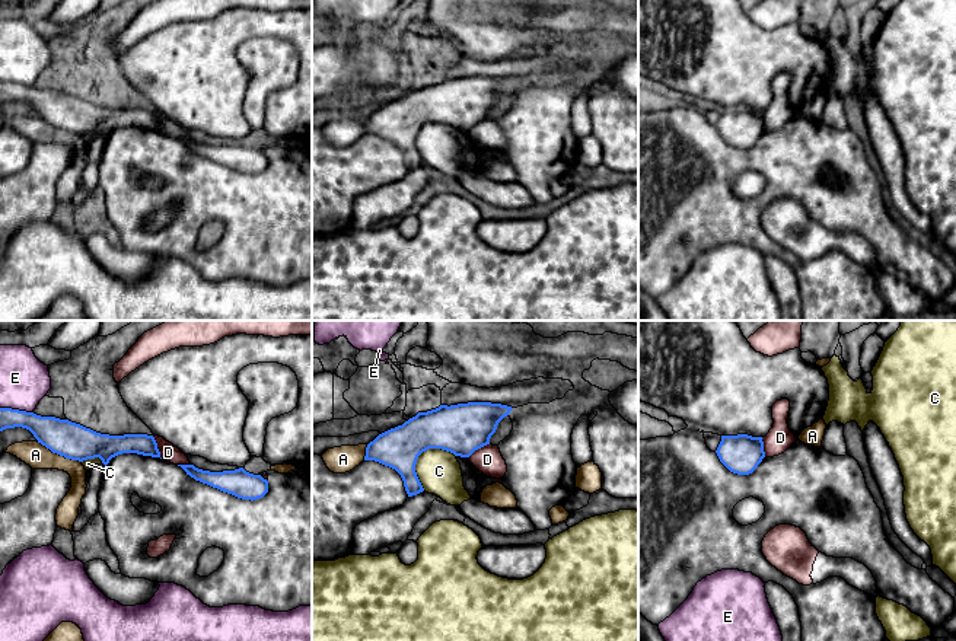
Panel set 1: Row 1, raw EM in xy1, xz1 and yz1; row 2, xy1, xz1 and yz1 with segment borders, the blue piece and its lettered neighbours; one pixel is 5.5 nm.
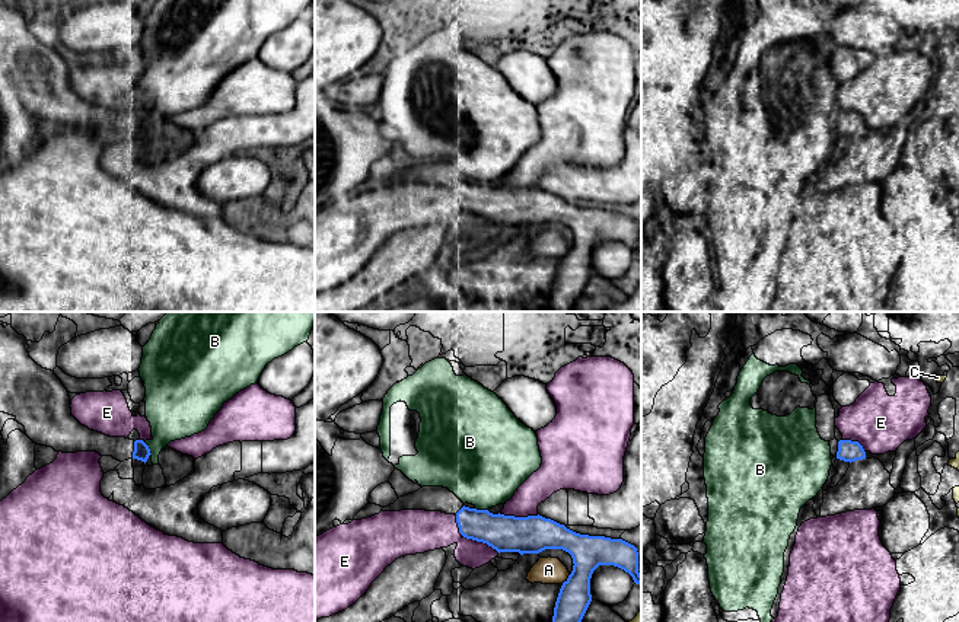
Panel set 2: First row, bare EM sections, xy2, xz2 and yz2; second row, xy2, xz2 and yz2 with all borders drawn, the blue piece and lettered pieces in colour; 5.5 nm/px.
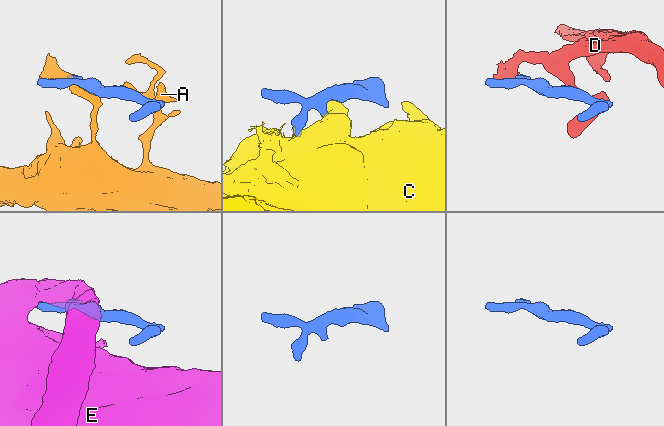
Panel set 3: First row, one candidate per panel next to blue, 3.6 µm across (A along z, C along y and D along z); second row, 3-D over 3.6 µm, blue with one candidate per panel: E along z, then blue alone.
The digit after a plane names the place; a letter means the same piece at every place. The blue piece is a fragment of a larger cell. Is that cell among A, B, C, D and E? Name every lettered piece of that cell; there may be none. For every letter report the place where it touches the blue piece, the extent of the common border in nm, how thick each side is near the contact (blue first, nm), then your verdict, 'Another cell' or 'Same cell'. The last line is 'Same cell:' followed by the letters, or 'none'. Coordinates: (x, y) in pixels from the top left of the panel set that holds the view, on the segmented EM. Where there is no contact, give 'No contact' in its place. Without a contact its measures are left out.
A: Touches blue at xy1 (59, 453). Shared border 280 nm. Thickness 200 nm (blue) against 140 nm. Another cell
B: Touches blue at xz2 (481, 510). Shared border 70 nm. Thickness 200 nm (blue) against 460 nm. Another cell
C: Touches blue at xz1 (418, 455). Shared border 280 nm. Thickness 260 nm (blue) against 240 nm. Another cell
D: Touches blue at xy1 (156, 446). Shared border 150 nm. Thickness 120 nm (blue) against 100 nm. Another cell
E: Touches blue at xz2 (471, 538). Shared border 320 nm. Thickness 200 nm (blue) against 220 nm. Another cell
Same cell: none

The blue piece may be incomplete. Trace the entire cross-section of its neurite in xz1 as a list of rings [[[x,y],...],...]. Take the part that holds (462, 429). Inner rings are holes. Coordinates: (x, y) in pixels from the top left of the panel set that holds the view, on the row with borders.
[[[468,402],[418,412],[370,441],[364,460],[395,469],[408,497],[417,495],[424,491],[415,472],[417,459],[423,452],[442,449],[455,456],[469,457],[475,450],[490,444],[498,422],[512,409],[501,404]]]

